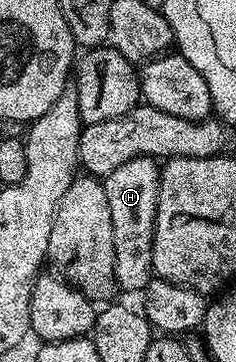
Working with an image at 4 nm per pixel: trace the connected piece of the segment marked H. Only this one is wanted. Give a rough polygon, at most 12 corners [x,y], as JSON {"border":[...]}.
{"border":[[137,156],[104,177],[114,283],[152,279],[160,164]]}

